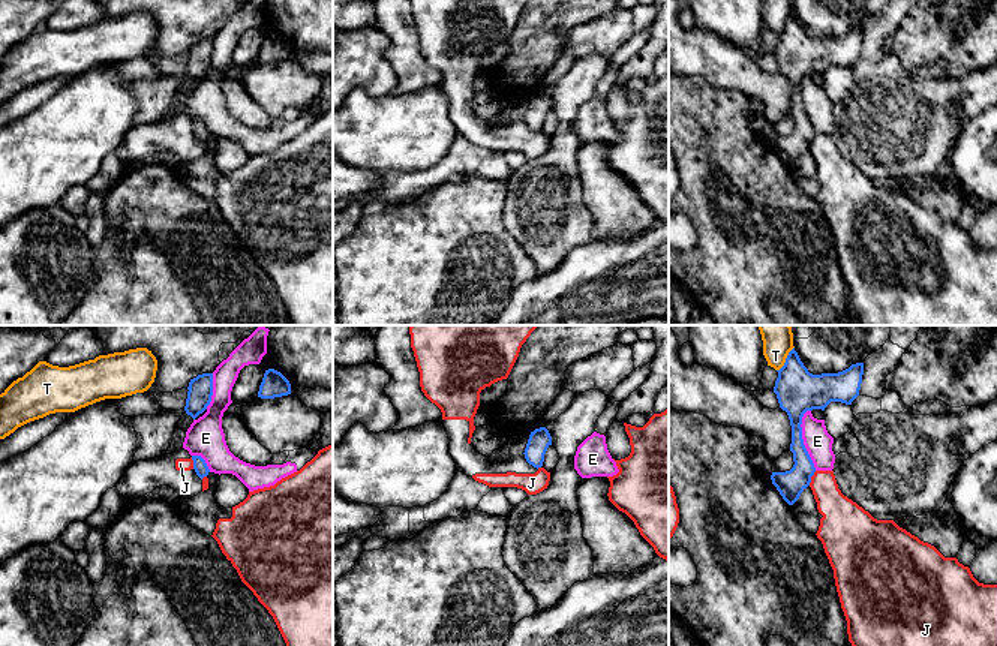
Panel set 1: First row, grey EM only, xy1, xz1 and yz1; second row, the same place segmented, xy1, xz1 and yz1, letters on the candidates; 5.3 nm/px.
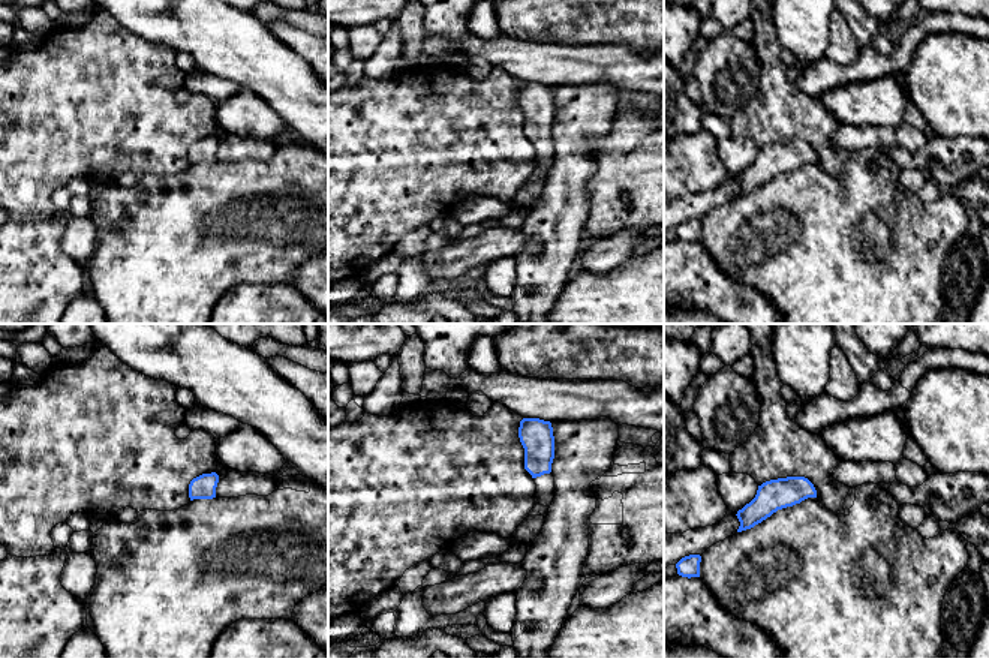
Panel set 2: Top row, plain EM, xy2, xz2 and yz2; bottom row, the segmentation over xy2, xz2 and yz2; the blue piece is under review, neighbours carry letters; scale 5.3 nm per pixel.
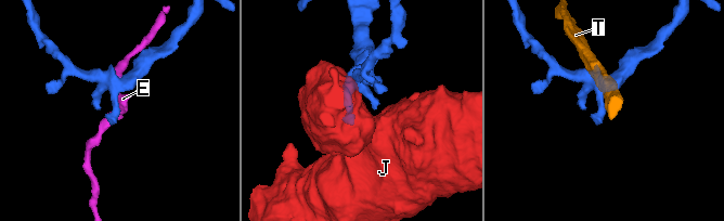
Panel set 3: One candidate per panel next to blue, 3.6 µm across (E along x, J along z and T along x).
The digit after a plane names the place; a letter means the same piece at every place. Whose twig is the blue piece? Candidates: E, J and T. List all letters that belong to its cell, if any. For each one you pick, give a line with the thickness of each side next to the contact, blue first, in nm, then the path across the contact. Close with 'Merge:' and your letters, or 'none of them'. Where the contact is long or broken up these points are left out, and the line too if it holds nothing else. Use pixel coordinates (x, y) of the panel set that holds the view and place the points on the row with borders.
Merge: none of them

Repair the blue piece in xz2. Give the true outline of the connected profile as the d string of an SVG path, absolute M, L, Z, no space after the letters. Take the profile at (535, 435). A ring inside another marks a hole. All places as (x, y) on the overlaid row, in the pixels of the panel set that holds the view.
M523 418L518 438L524 448L524 469L536 484L535 505L550 507L554 498L554 477L551 474L554 436L551 423L539 418Z

